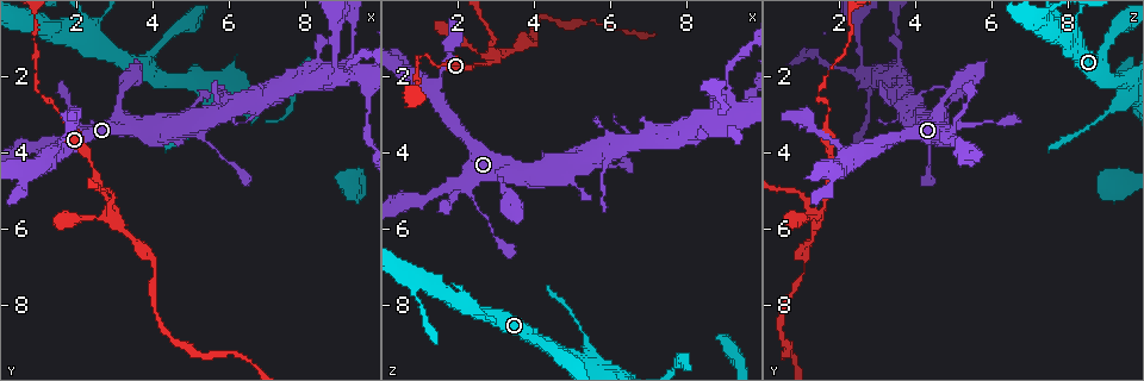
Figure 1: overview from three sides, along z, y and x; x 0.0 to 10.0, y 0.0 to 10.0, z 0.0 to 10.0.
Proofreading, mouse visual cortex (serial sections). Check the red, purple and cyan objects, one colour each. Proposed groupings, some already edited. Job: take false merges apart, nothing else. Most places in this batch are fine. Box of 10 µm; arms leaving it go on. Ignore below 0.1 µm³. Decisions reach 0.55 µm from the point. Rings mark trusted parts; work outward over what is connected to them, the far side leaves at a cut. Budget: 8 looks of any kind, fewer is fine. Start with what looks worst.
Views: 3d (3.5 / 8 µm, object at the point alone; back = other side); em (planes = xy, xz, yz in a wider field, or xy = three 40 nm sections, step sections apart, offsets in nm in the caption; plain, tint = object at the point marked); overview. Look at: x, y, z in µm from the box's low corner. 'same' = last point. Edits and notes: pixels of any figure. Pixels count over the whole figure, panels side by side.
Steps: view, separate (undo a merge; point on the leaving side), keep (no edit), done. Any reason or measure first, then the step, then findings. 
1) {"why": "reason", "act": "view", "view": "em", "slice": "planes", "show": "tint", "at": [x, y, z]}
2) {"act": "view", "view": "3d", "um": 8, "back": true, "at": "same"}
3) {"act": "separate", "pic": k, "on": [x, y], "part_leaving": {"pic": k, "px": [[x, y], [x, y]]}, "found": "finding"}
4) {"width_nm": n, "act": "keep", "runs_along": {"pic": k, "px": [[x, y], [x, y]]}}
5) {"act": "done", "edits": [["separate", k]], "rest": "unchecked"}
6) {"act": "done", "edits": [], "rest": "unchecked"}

{"act": "view", "view": "3d", "um": 8, "at": [2.85, 5.60, 1.45]}

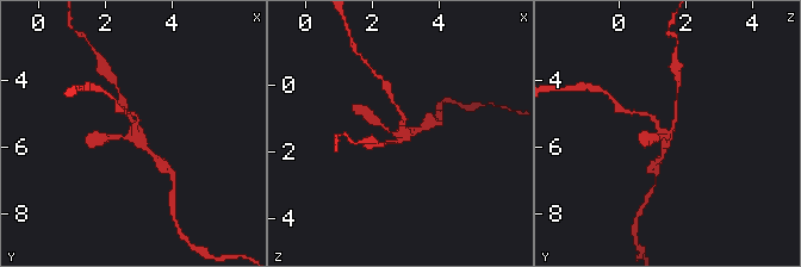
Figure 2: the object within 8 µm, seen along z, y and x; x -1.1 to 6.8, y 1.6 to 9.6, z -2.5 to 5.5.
{"why": "closer look", "act": "view", "view": "3d", "um": 3.5, "back": true, "at": "same"}

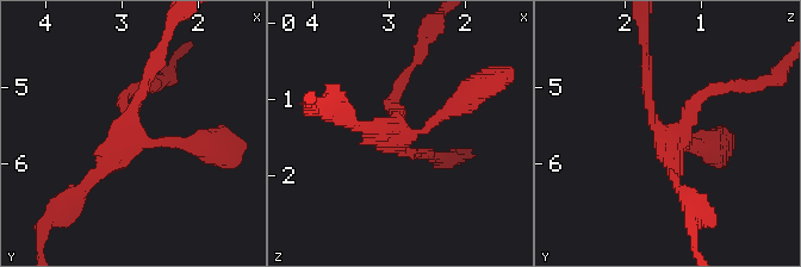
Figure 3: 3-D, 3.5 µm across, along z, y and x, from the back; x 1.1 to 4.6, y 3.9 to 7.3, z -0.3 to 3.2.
{"arms": 4, "arm_widths_nm": [150, 150, 150, 200], "why": "shape alone is not enough", "act": "view", "view": "em", "slice": "xy", "step": 5, "show": "tint", "at": [2.90, 5.65, 1.50]}

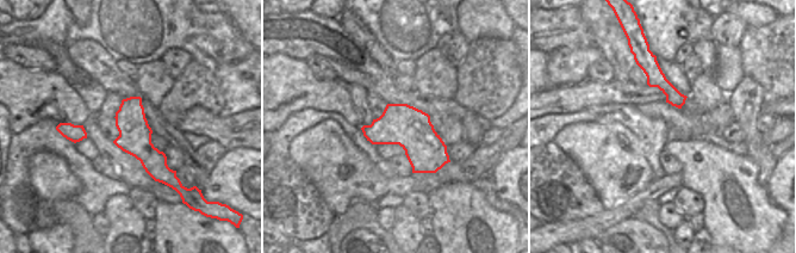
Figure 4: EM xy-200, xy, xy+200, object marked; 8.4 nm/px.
{"act": "keep", "runs_along": {"pic": 3, "px": [[150, 67], [129, 136], [74, 191]]}, "found": "one cell here"}

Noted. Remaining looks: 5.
{"why": "sharp bend", "act": "view", "view": "3d", "um": 3.5, "at": [0.90, 2.25, 1.55]}

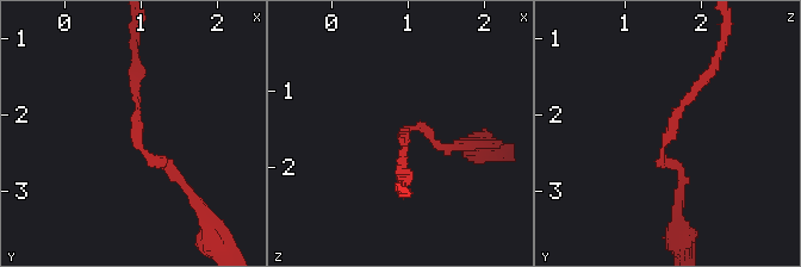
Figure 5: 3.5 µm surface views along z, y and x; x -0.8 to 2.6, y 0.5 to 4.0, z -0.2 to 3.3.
{"arm_widths_nm": [150, 150], "why": "now the EM", "act": "view", "view": "em", "slice": "xy", "step": 2, "show": "plain", "at": [0.90, 2.30, 1.55]}

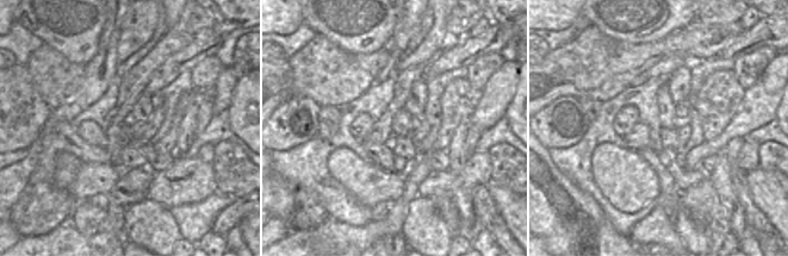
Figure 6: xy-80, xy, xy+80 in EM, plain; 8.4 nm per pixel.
{"why": "where the object lies", "act": "view", "view": "em", "slice": "xy", "step": 2, "show": "tint", "at": "same"}

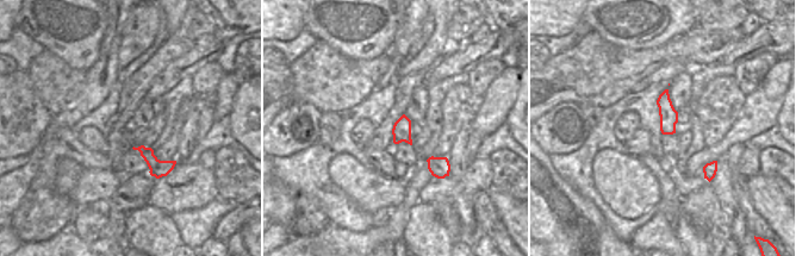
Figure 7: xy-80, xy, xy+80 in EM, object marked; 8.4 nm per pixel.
{"width_nm": 160, "act": "keep", "runs_along": {"pic": 5, "px": [[191, 191], [136, 138], [136, 69]]}, "found": "all the same cell"}

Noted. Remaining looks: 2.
{"why": "a narrow waist", "act": "view", "view": "3d", "um": 3.5, "at": [4.05, 7.15, 1.10]}

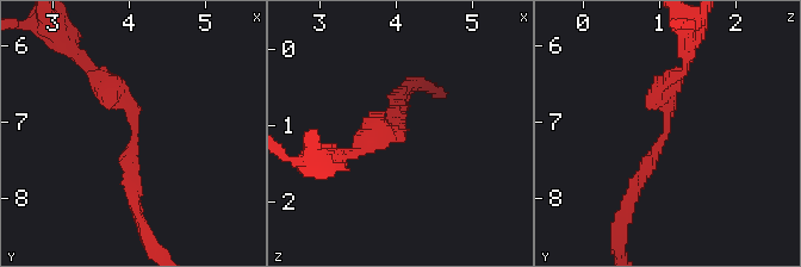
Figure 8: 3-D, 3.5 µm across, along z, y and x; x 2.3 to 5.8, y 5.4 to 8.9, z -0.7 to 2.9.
{"arm_widths_nm": [150, 250], "act": "view", "view": "em", "slice": "xy", "step": 2, "show": "tint", "at": [4.05, 7.20, 1.05]}

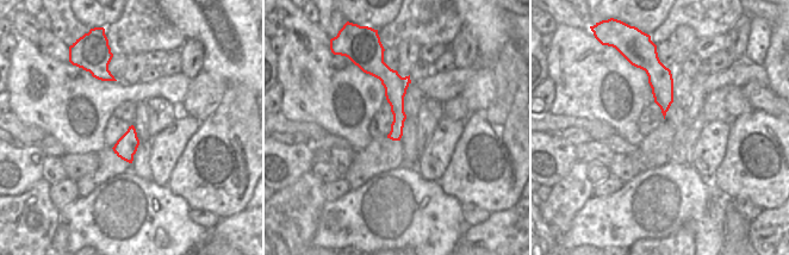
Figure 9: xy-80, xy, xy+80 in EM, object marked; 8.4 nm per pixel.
{"width_nm": 150, "act": "keep", "runs_along": {"pic": 8, "px": [[680, 73], [668, 84], [668, 131], [627, 205]]}, "found": "all the same cell"}

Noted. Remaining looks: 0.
{"act": "done", "edits": [], "rest": "unchecked"}

